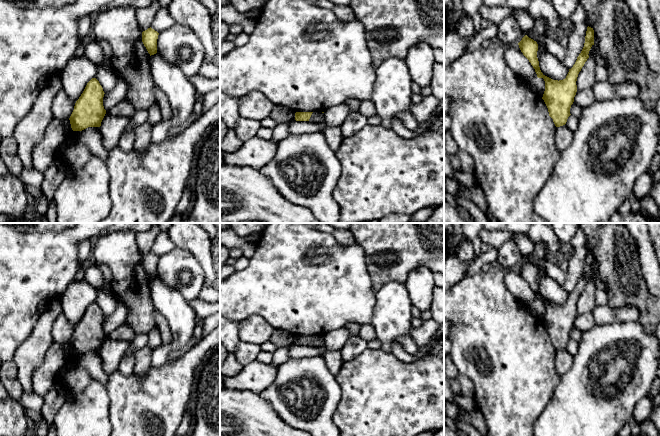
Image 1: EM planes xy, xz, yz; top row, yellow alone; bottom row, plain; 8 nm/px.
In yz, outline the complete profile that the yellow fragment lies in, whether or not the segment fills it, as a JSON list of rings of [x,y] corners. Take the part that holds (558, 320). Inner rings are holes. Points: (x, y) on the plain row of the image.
[[[587,251],[584,271],[577,281],[573,291],[563,304],[553,304],[545,300],[539,291],[537,282],[538,268],[533,263],[525,259],[518,267],[519,272],[523,279],[529,284],[538,302],[543,302],[545,305],[545,315],[542,323],[544,324],[549,340],[553,343],[556,351],[566,348],[570,338],[571,329],[574,326],[574,321],[577,316],[577,301],[585,286],[589,282],[589,275],[594,269],[594,254]]]

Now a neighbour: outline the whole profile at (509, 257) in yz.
[[[513,240],[505,242],[498,249],[497,262],[505,270],[518,268],[523,261],[523,255]]]

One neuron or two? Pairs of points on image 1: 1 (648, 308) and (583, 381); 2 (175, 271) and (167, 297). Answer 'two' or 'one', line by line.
1: two
2: two

